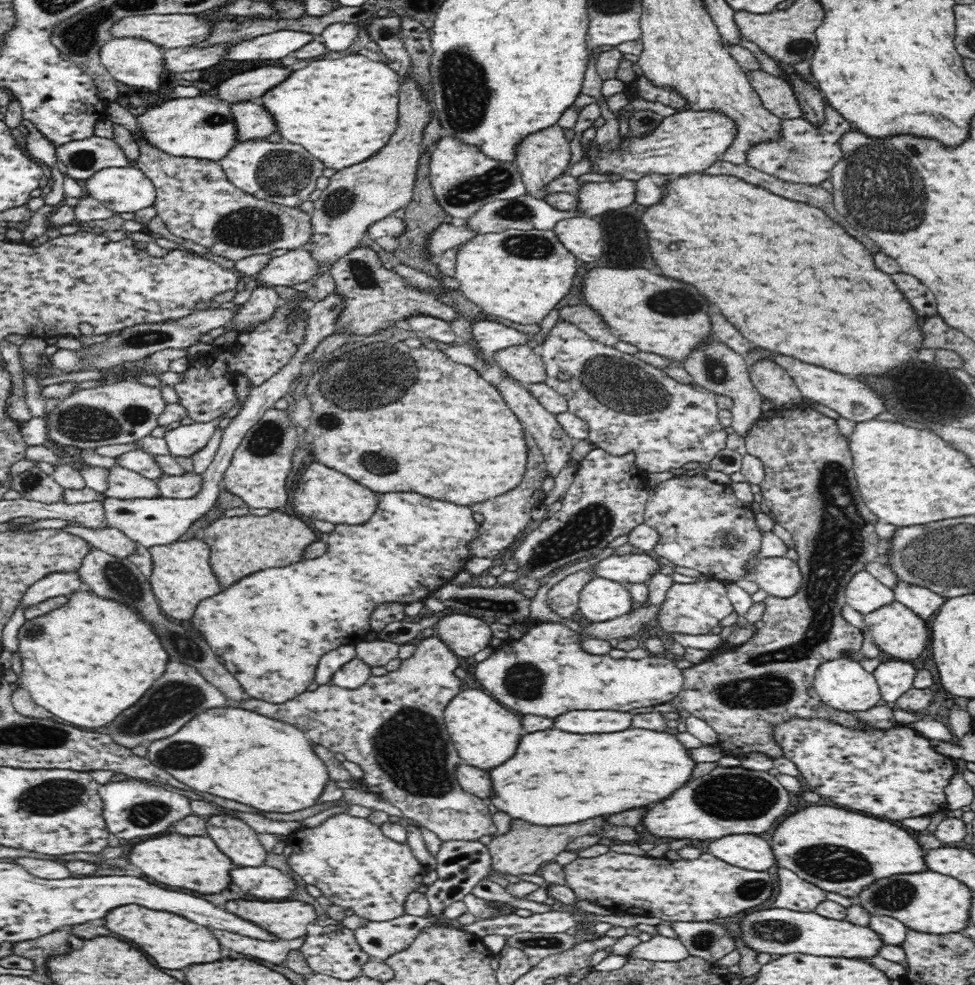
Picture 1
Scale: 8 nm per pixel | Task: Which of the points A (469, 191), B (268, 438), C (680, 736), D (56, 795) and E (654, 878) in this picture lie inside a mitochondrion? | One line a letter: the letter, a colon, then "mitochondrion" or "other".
A: mitochondrion
B: mitochondrion
C: other
D: mitochondrion
E: other

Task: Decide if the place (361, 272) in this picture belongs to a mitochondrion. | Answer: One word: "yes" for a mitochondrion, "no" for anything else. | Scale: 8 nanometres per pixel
yes

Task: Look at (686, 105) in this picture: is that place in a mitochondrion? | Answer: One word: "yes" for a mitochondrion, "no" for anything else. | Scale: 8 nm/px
no

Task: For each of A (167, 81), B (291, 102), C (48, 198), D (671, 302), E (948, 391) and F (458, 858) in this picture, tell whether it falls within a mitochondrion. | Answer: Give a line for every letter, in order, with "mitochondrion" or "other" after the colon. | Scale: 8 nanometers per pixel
A: other
B: other
C: other
D: mitochondrion
E: mitochondrion
F: other

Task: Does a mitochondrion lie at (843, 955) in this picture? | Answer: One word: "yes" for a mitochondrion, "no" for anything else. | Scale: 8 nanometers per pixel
no

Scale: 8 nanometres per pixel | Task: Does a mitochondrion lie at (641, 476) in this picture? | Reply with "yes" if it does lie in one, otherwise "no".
no

